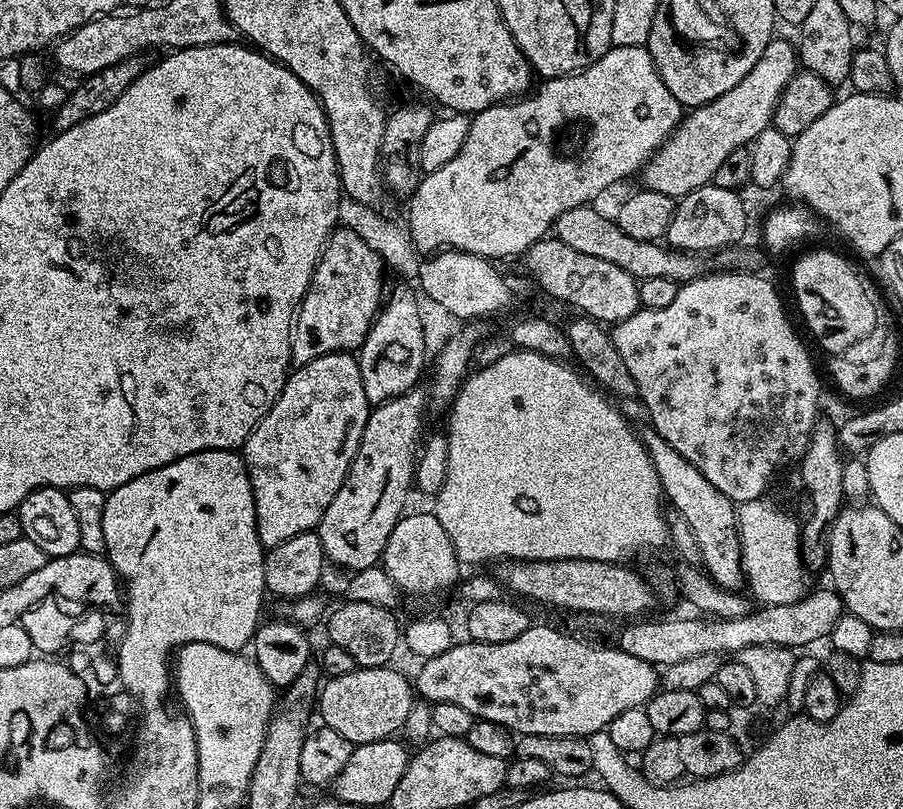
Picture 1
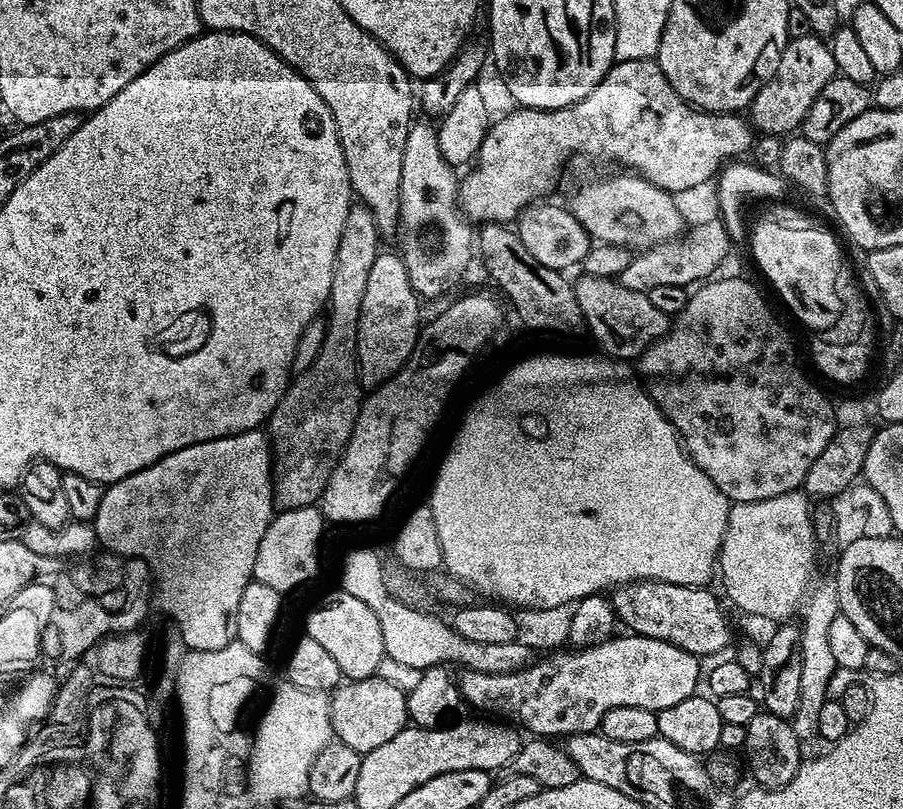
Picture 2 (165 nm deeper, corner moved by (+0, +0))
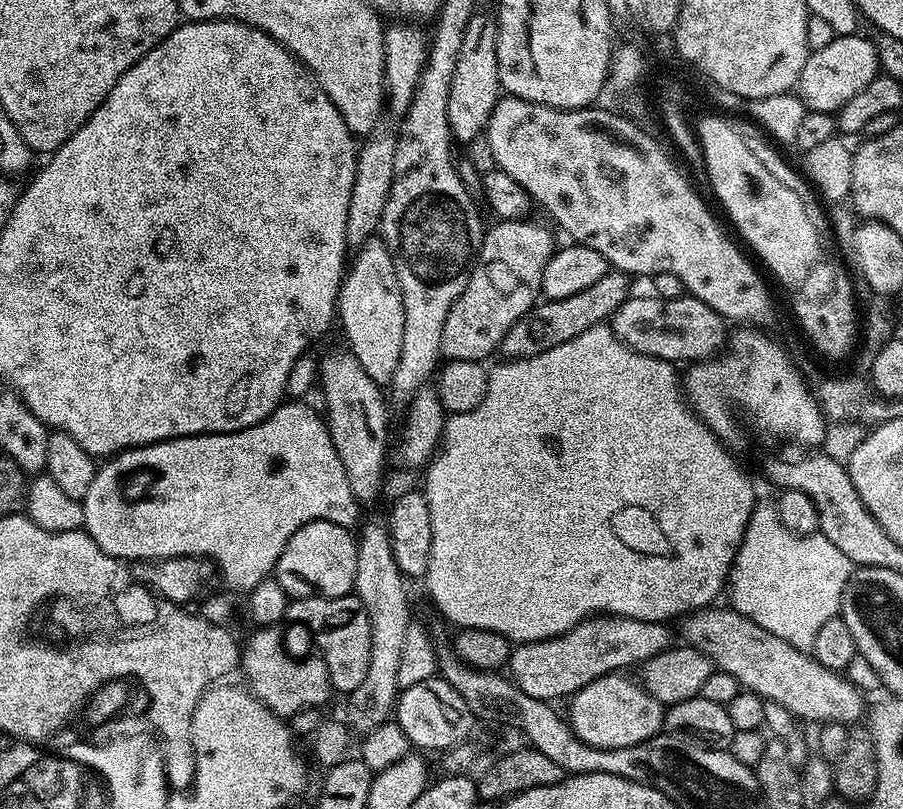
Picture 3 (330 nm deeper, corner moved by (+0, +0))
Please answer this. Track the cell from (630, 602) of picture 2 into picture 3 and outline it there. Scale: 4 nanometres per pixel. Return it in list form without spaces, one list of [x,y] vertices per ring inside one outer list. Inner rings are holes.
[[[709,606],[706,608],[701,608],[699,612],[689,612],[687,615],[683,617],[679,621],[680,624],[680,632],[678,628],[678,636],[680,636],[685,645],[689,648],[696,648],[702,654],[706,654],[710,659],[712,659],[713,665],[719,671],[725,672],[726,674],[734,674],[734,678],[738,678],[738,682],[740,683],[741,689],[747,690],[749,692],[753,692],[754,694],[758,694],[762,699],[765,700],[773,700],[774,702],[782,702],[782,706],[786,706],[786,710],[790,710],[793,715],[799,718],[801,721],[804,720],[816,720],[815,722],[831,722],[834,724],[846,724],[849,726],[855,725],[857,723],[856,720],[860,715],[865,715],[866,712],[866,704],[864,708],[864,700],[865,697],[862,695],[862,692],[855,687],[848,680],[847,675],[832,672],[826,666],[822,666],[820,663],[816,661],[805,649],[803,648],[795,648],[794,646],[790,646],[790,642],[786,642],[782,638],[778,638],[778,634],[770,634],[770,630],[762,630],[762,626],[758,626],[758,622],[750,622],[750,618],[746,618],[741,612],[733,610],[731,607],[725,606],[725,608],[716,608],[717,606]]]

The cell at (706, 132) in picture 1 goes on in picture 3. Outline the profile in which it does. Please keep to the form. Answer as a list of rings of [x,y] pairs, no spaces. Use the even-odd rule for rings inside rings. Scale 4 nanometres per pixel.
[[[836,35],[830,46],[809,52],[806,66],[802,66],[798,95],[807,111],[836,114],[842,106],[846,106],[846,102],[850,102],[850,98],[854,98],[854,94],[866,90],[866,86],[870,86],[870,82],[880,71],[879,56],[867,35]]]

